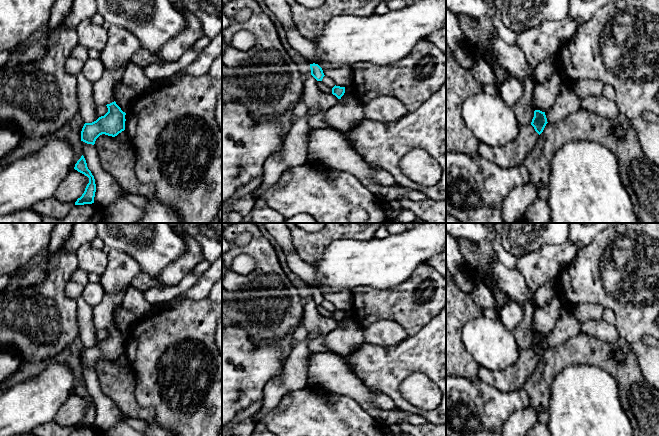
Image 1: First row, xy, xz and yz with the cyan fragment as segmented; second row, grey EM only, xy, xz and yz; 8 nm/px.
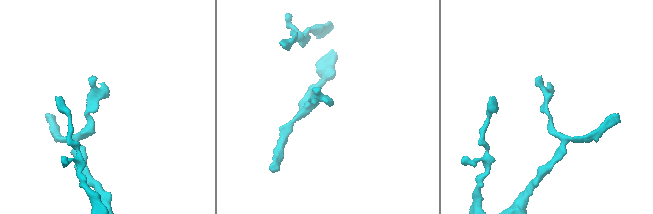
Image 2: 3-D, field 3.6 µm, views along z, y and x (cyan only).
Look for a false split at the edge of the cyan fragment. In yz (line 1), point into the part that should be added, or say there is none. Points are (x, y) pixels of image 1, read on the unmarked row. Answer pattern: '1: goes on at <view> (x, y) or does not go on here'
1: does not go on here

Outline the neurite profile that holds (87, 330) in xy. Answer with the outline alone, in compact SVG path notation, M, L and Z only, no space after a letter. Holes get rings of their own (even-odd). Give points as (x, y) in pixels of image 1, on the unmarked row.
M82 297L76 300L76 304L78 338L82 341L84 347L92 347L99 342L96 338L97 327L94 325L92 307Z

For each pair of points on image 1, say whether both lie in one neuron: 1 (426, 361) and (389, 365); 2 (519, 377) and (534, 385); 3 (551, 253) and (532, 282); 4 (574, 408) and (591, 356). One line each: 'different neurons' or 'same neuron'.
1: same neuron
2: different neurons
3: same neuron
4: different neurons

